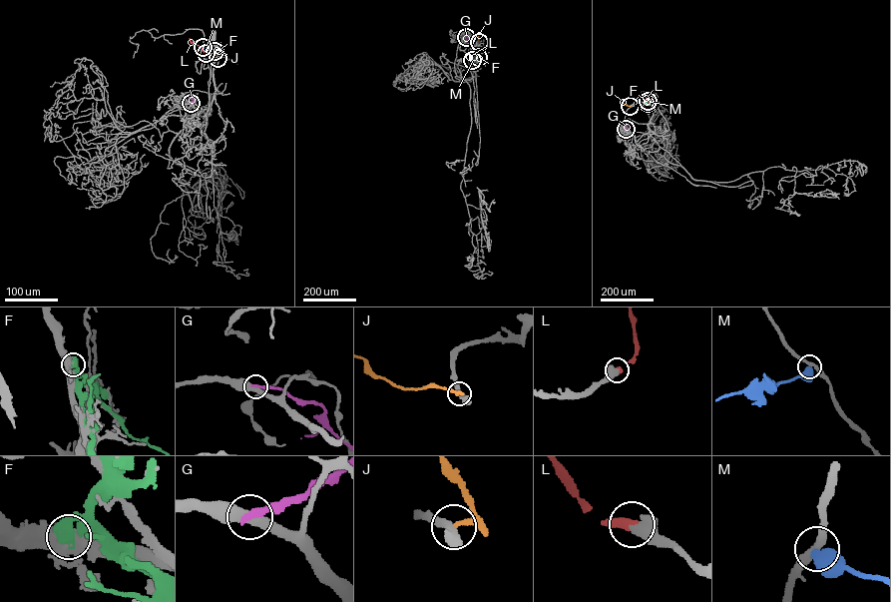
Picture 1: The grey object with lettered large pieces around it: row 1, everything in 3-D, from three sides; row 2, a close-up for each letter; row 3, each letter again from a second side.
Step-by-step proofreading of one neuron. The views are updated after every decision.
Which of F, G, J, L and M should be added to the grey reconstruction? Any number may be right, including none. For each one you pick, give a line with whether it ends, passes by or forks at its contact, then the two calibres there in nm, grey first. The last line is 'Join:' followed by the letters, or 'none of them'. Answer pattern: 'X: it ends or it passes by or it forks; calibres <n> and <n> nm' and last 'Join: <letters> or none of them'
L: it ends; calibres 440 and 360 nm
Join: L

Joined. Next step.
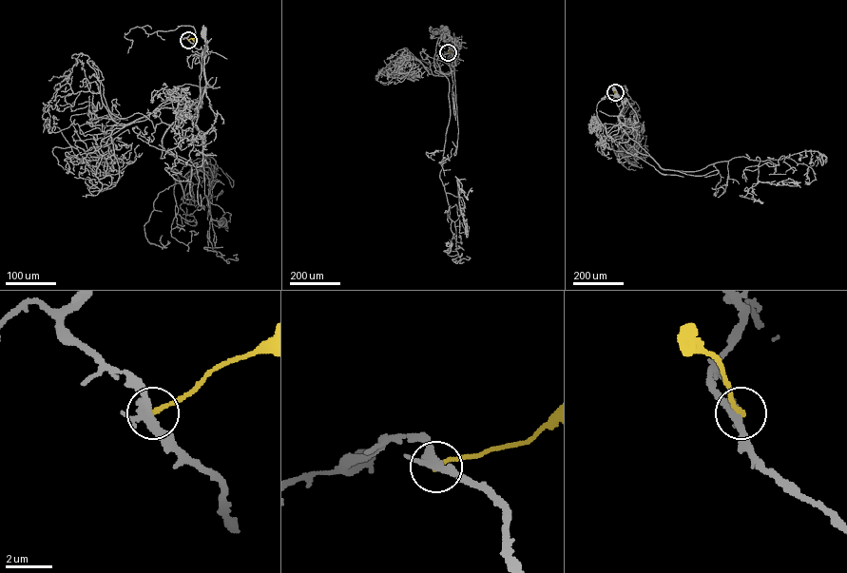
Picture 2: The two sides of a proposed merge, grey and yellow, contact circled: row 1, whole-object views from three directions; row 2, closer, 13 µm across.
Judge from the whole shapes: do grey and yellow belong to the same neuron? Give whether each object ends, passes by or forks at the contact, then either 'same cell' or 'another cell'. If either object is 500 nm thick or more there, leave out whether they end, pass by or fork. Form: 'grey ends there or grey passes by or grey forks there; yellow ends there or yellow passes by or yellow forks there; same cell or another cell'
grey forks there; yellow ends there; another cell

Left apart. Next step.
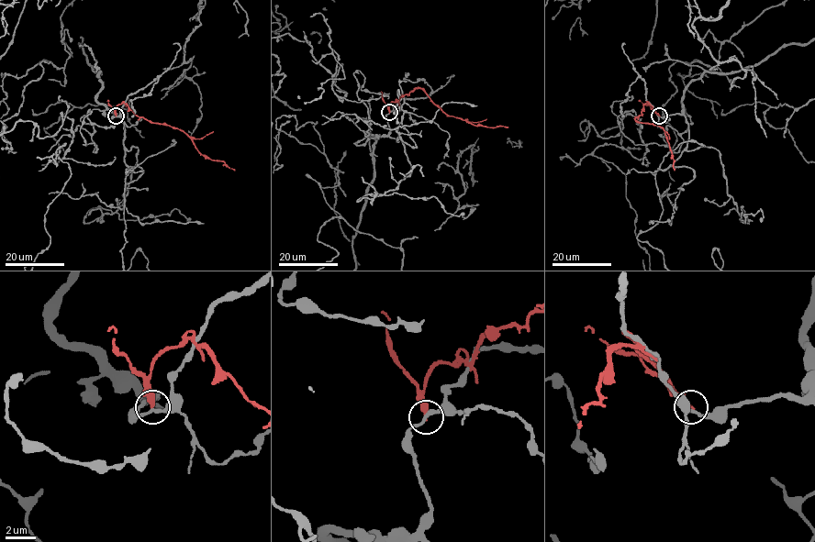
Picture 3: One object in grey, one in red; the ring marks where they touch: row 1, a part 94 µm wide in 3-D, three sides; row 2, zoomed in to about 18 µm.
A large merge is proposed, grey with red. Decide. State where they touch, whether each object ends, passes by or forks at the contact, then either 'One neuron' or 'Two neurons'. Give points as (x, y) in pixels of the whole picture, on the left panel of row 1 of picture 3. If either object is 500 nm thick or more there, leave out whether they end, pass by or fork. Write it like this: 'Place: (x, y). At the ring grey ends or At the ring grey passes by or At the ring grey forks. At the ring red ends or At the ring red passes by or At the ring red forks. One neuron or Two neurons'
Place: (116, 116). At the ring grey passes by. At the ring red ends. Two neurons

